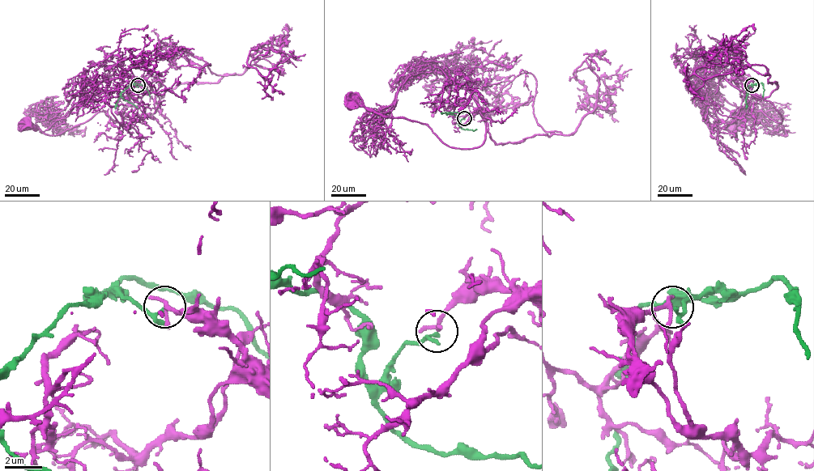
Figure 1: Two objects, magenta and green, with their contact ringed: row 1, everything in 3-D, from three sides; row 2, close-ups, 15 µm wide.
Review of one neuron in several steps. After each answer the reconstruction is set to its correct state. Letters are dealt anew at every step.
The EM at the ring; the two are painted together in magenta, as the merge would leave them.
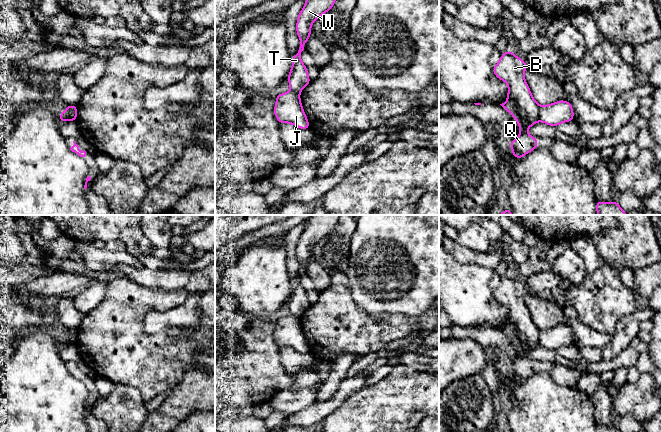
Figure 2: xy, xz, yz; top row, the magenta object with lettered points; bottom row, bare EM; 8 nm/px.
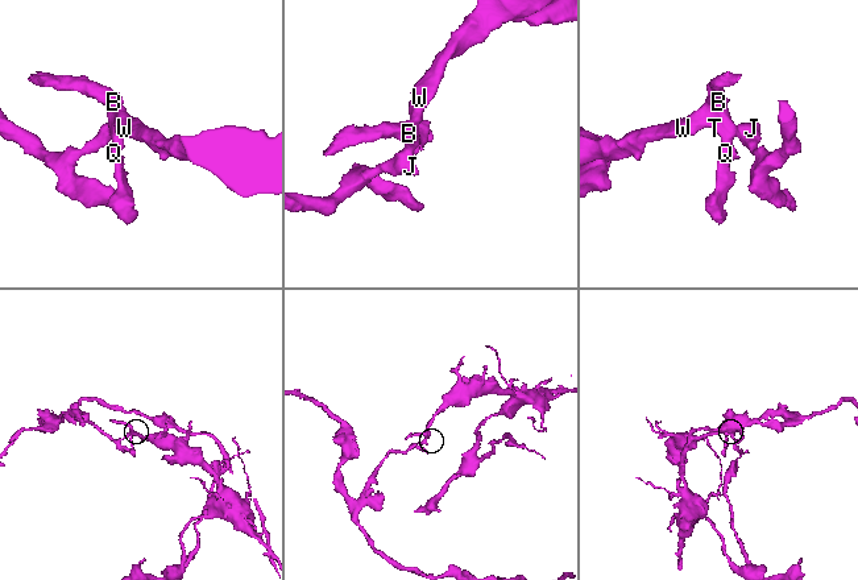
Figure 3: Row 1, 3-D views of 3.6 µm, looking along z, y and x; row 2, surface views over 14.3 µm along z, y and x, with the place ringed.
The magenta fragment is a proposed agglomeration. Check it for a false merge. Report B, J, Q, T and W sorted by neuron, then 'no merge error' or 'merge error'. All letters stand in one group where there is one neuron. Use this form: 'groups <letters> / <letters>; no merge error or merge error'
groups B Q T W / J; merge error

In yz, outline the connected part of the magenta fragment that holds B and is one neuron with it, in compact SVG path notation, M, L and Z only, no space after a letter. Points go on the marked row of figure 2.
M511 50L502 53L499 62L493 66L494 75L508 84L507 101L500 105L514 117L520 128L520 134L516 139L511 140L509 144L513 156L516 159L520 159L534 149L539 148L537 146L538 139L530 136L527 132L529 127L539 121L538 115L540 108L540 105L533 98L530 88L524 78L524 71L528 67L528 64L526 64L520 57L515 56Z

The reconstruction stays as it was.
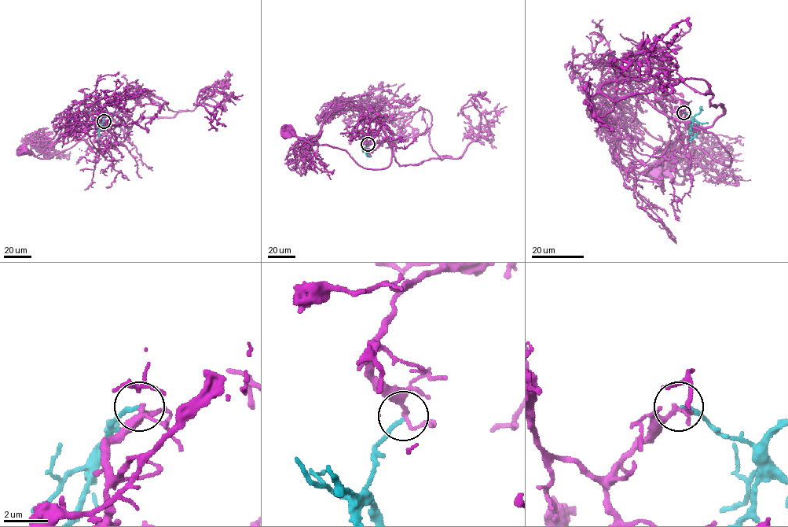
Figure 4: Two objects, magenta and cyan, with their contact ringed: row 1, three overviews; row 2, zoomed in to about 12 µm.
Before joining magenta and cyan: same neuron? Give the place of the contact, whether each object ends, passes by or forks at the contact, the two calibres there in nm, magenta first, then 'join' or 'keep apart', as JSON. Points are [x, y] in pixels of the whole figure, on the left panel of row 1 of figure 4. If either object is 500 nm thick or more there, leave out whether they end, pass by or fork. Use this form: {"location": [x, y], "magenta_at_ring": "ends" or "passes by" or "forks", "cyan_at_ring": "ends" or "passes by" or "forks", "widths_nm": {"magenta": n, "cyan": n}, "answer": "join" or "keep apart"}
{"location": [104, 121], "magenta_at_ring": "passes by", "cyan_at_ring": "ends", "widths_nm": {"magenta": 170, "cyan": 160}, "answer": "keep apart"}

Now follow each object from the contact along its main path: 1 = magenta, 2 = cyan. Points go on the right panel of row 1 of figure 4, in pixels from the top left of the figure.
1: (683, 112), (673, 120), (657, 100), (650, 102), (712, 132), (731, 163), (696, 149), (681, 184), (660, 170)
2: (684, 112), (693, 119), (690, 134), (699, 132)

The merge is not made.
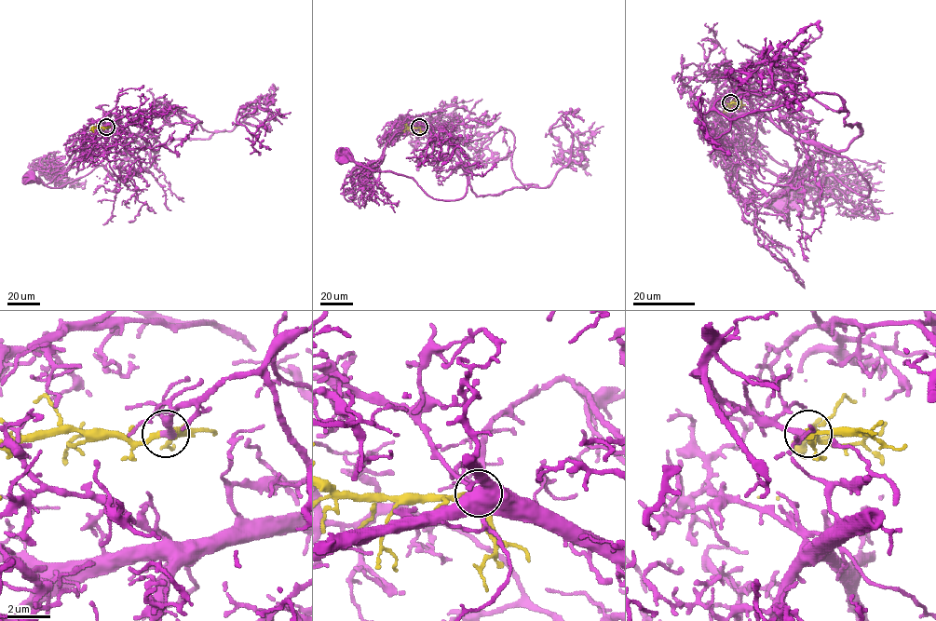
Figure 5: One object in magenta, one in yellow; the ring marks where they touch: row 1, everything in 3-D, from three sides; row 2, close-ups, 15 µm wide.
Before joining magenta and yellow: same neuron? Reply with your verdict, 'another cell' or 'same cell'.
same cell

